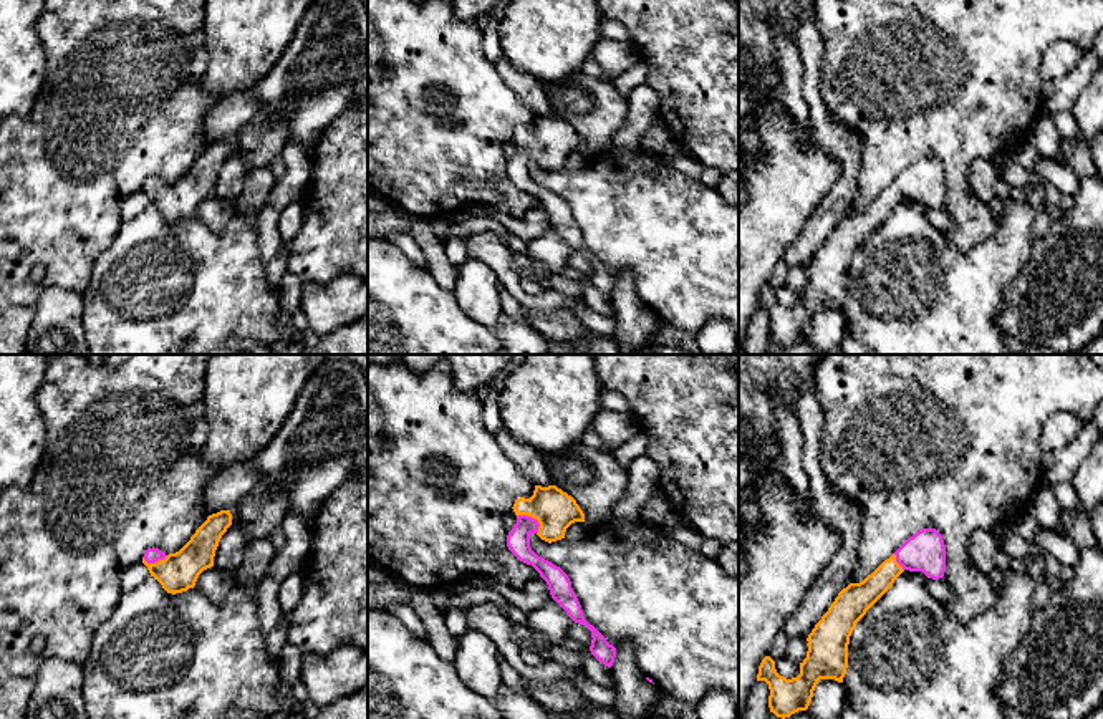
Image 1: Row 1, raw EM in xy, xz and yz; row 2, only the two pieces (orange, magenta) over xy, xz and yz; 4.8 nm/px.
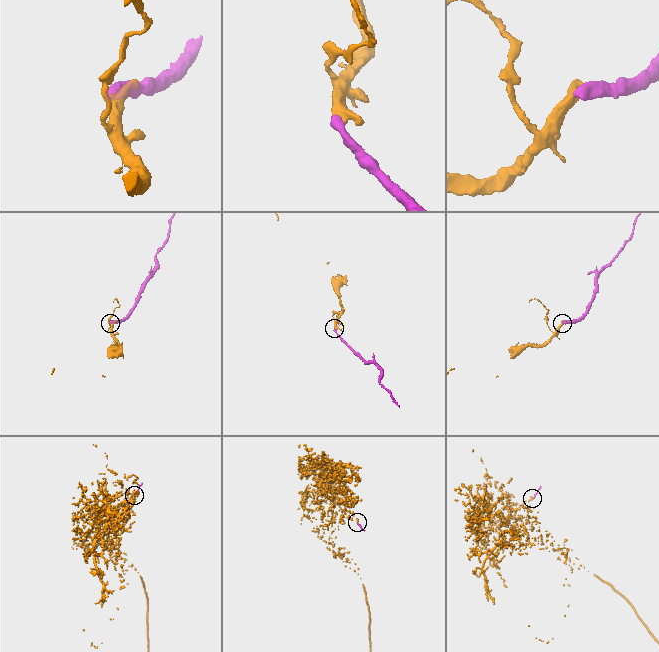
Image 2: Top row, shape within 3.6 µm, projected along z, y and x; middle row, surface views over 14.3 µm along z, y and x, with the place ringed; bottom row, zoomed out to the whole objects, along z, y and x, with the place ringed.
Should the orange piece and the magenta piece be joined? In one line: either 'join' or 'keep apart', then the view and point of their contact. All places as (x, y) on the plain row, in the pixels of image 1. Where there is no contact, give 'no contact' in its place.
join; meets orange in xz at (532, 146)

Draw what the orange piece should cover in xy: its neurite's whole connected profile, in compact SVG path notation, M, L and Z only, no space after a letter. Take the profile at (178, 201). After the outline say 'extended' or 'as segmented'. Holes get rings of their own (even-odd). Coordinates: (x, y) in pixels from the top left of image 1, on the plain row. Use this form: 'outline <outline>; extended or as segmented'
outline M230 139L212 142L179 181L166 184L147 177L142 192L167 222L187 220L204 199L214 195L215 179L230 154Z; extended

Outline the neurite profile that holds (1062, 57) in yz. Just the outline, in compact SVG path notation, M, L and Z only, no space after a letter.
M1072 41L1053 43L1042 56L1042 80L1050 81L1065 76L1080 63L1083 53L1085 48Z

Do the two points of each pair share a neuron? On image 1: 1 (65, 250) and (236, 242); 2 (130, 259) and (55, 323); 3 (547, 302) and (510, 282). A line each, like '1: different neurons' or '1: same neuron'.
1: different neurons
2: different neurons
3: same neuron

